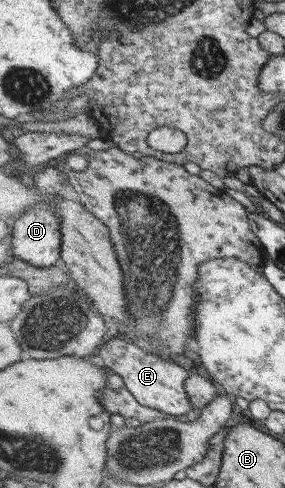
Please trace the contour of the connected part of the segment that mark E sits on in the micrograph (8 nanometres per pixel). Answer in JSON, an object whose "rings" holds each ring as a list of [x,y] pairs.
{"rings":[[[128,337],[107,341],[98,349],[98,354],[99,362],[119,376],[122,376],[126,387],[142,405],[156,408],[175,418],[187,415],[188,412],[193,410],[192,402],[185,386],[186,380],[190,375],[189,371],[182,366],[172,363],[171,360],[163,360],[157,355],[157,352],[146,351],[143,347],[140,348]]]}

